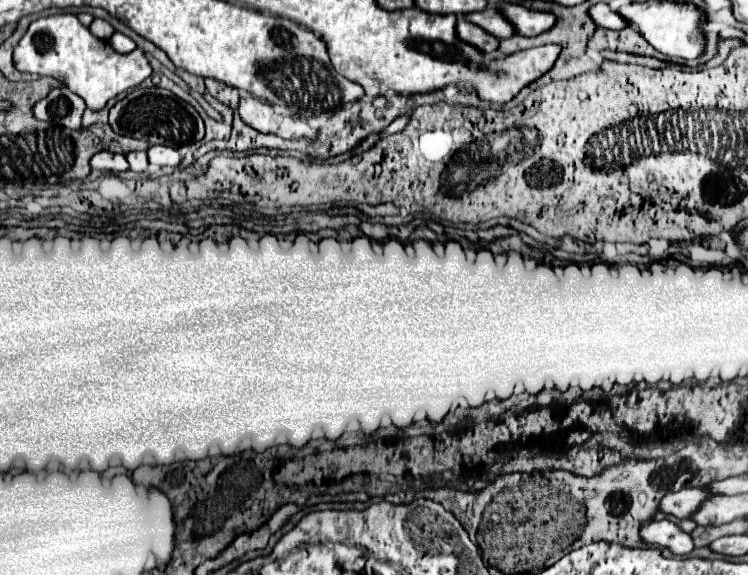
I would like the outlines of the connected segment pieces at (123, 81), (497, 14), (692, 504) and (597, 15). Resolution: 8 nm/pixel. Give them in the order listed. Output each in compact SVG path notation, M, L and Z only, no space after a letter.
M58 13L32 21L14 49L14 65L18 71L50 75L62 81L70 91L80 95L92 111L100 111L112 97L140 85L152 73L140 49L126 55L116 53L108 41L94 37L74 13Z
M486 7L480 13L466 15L466 19L472 21L472 23L476 23L484 31L488 31L490 35L496 35L498 39L508 39L510 35L516 35L516 27L512 27L512 23L504 17L504 13L500 9Z
M684 487L678 493L668 493L660 503L660 511L674 515L680 521L690 519L696 513L696 507L700 507L700 503L704 503L708 497L712 499L716 495L708 495L704 487Z
M596 3L590 11L590 17L596 21L598 27L606 27L606 29L624 29L624 27L628 27L628 21L622 19L622 15L616 15L616 11L612 11L606 3Z

